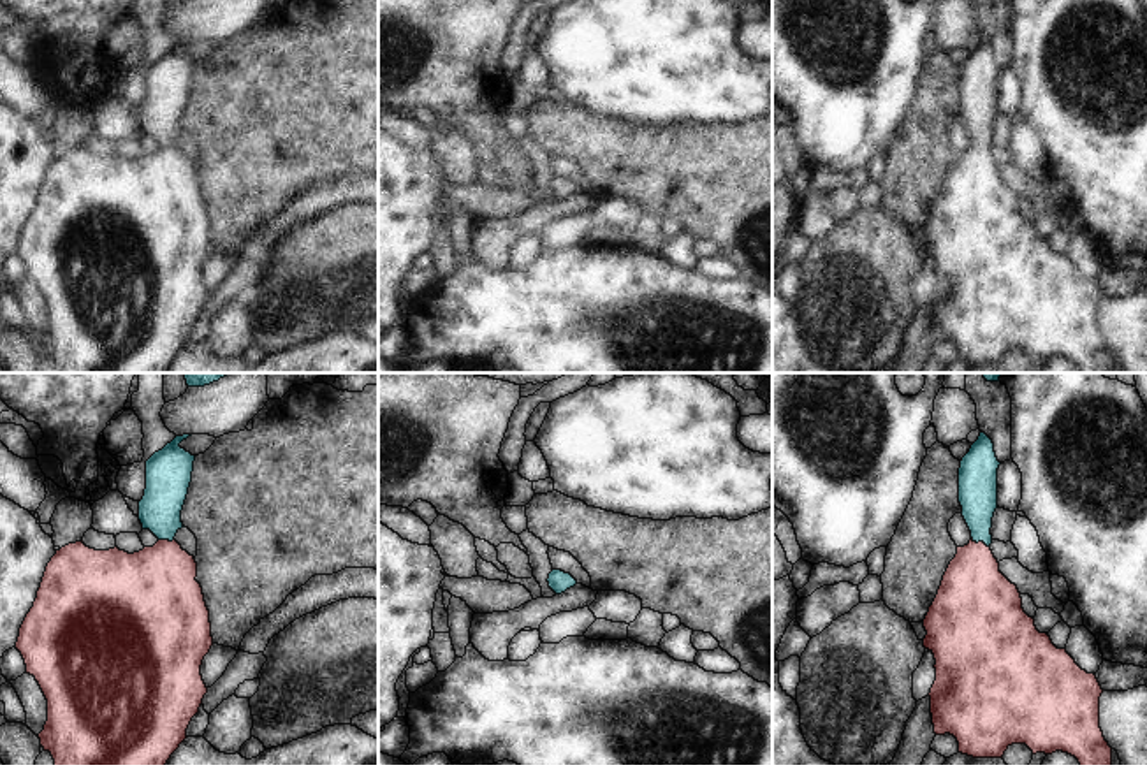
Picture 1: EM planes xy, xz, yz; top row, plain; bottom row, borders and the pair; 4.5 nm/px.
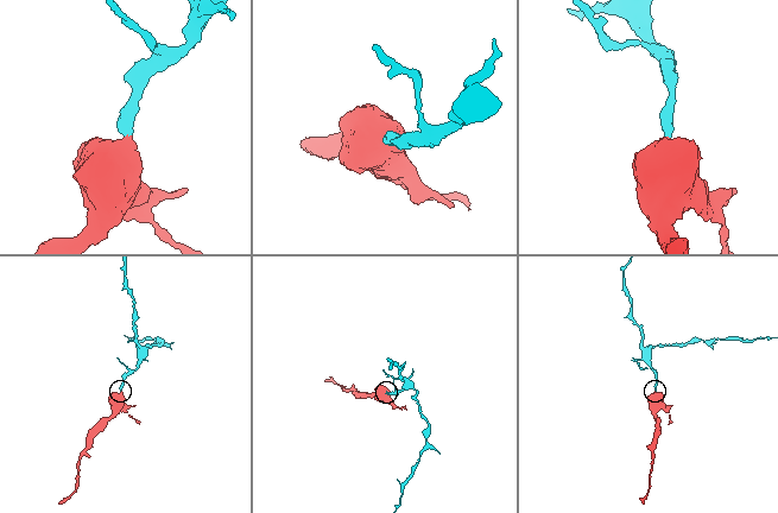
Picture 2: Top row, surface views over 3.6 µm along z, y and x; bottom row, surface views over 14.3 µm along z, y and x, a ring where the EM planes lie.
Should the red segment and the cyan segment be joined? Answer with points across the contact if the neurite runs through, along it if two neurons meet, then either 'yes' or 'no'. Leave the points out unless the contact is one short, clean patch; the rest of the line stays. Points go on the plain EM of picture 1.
runs through yz (975, 203), (975, 166), (980, 148), (977, 94); yes

